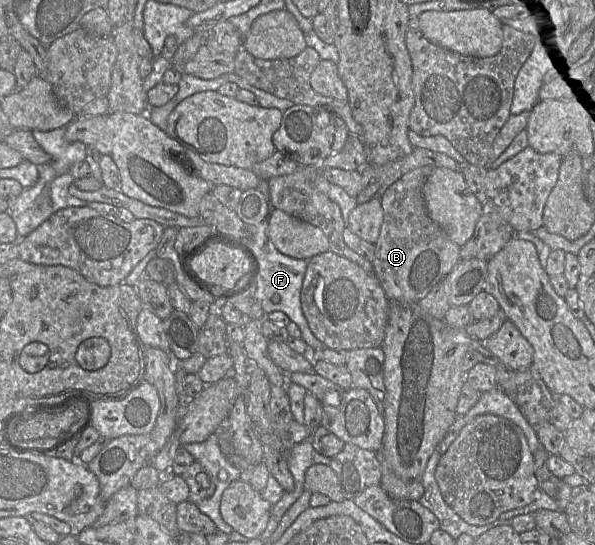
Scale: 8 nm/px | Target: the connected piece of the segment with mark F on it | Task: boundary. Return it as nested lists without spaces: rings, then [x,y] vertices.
[[[268,219],[248,226],[248,244],[259,262],[259,274],[256,280],[256,297],[266,314],[273,311],[282,311],[288,315],[292,322],[301,330],[302,339],[315,351],[320,352],[326,348],[312,333],[307,319],[303,314],[300,294],[303,280],[306,274],[308,260],[296,259],[284,255],[276,249],[267,235]]]

